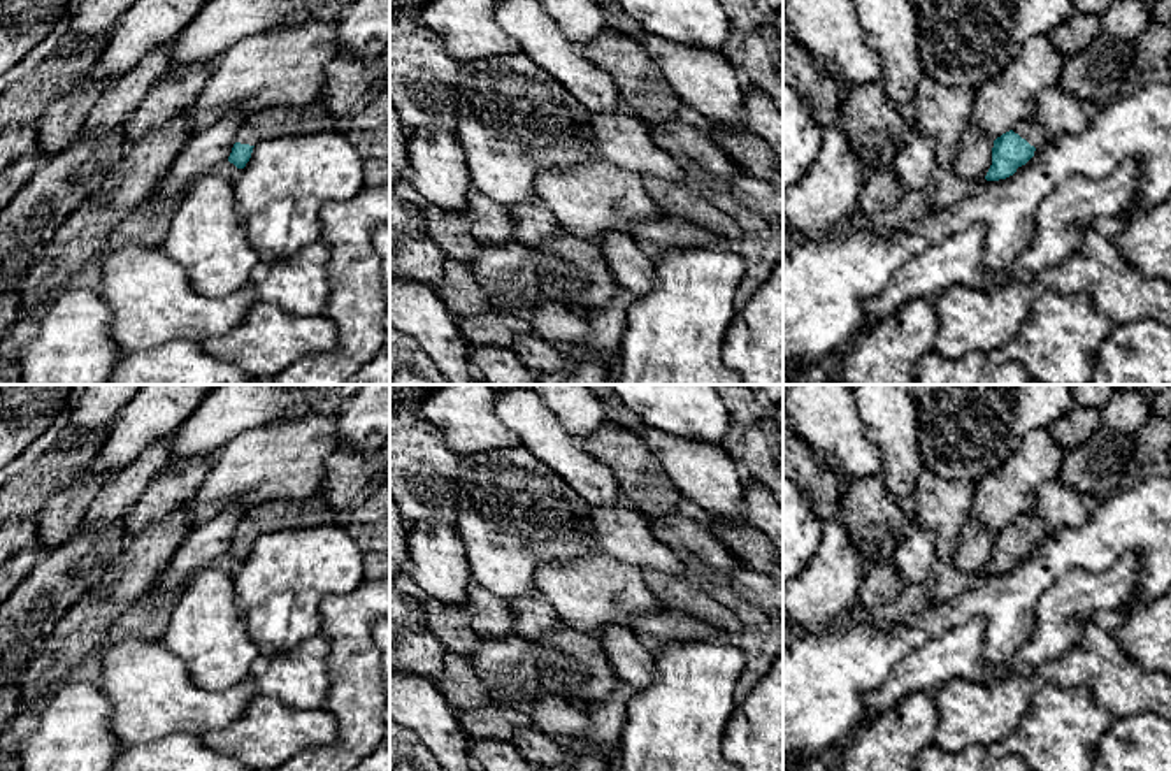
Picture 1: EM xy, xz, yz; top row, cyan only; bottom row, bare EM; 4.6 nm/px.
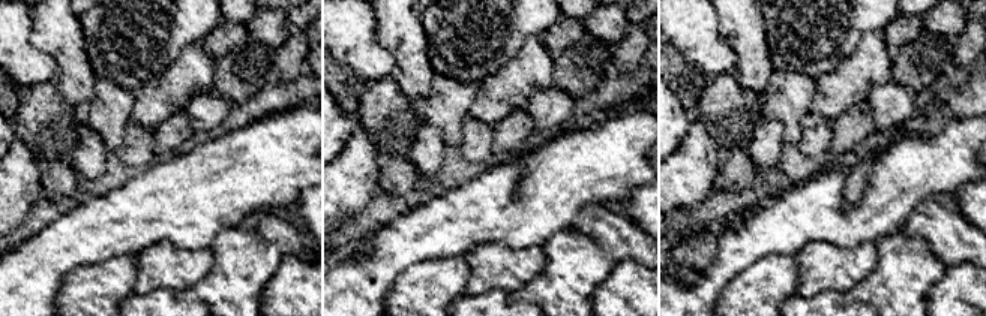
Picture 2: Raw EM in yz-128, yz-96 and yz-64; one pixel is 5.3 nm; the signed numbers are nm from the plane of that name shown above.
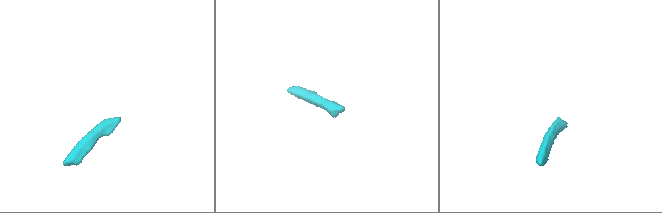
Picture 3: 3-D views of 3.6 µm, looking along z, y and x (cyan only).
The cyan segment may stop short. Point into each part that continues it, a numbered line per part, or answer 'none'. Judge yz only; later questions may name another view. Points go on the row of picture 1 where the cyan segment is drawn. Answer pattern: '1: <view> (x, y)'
1: yz (1031, 130)

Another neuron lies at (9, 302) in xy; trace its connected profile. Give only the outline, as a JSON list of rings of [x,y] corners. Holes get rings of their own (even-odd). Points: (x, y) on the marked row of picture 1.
[[[19,290],[0,295],[0,341],[19,318]]]

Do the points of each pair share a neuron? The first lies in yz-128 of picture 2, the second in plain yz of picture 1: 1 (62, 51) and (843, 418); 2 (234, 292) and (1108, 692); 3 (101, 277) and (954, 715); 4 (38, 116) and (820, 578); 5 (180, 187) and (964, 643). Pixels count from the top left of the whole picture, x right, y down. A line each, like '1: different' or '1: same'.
1: different
2: different
3: different
4: different
5: same

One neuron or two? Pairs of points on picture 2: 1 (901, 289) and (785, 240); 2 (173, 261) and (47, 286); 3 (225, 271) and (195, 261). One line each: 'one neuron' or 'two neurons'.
1: two neurons
2: two neurons
3: two neurons

